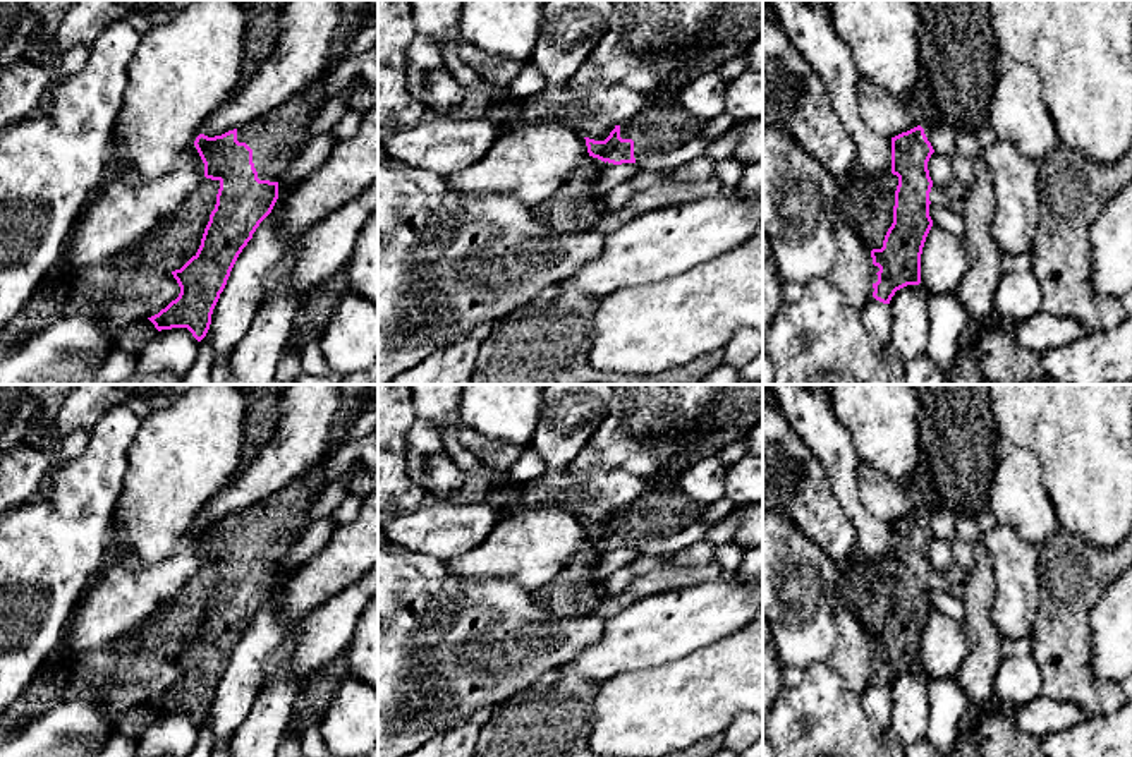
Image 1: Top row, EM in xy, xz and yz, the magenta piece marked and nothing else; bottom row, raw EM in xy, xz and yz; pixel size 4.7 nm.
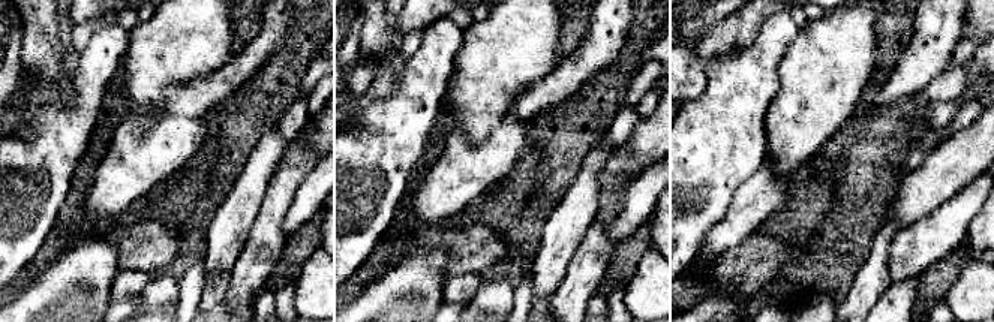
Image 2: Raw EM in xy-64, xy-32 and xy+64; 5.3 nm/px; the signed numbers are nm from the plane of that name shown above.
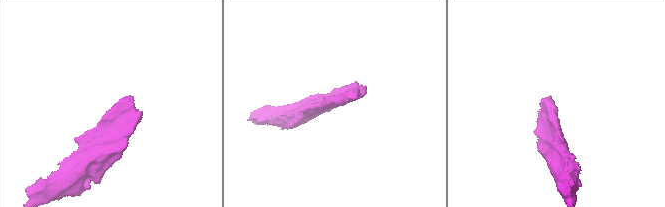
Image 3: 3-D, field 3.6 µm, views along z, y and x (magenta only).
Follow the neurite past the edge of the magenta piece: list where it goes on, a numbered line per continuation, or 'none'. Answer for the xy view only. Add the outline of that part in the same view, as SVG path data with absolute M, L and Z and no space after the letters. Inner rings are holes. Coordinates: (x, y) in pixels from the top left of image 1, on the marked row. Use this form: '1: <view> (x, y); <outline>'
1: xy (277, 138); M307 89L278 105L270 113L237 129L237 141L253 149L259 180L278 182L311 141L311 120L323 103Z

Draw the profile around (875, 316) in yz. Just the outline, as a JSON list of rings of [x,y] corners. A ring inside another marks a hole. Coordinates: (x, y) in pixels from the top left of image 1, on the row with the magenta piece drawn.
[[[871,297],[866,306],[857,312],[871,336],[871,345],[876,355],[885,360],[886,350],[893,347],[888,304],[883,304]]]

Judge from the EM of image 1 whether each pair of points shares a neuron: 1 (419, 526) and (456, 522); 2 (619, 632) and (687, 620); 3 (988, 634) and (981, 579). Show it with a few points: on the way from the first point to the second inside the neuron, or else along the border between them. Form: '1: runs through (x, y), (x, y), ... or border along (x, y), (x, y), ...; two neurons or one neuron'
1: runs through (428, 526), (447, 526); one neuron
2: runs through (636, 629), (670, 625); one neuron
3: runs through (979, 620), (979, 593); one neuron

